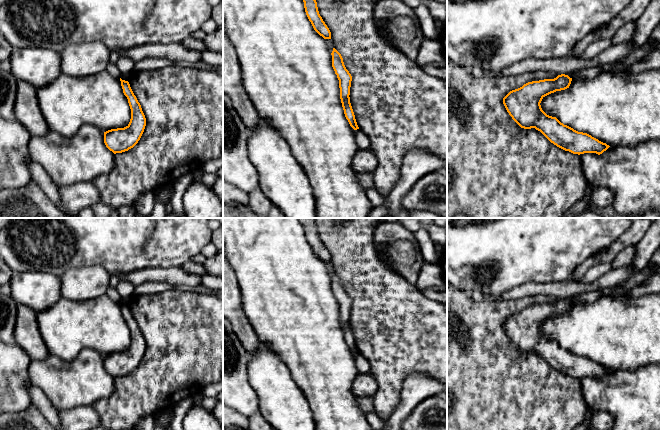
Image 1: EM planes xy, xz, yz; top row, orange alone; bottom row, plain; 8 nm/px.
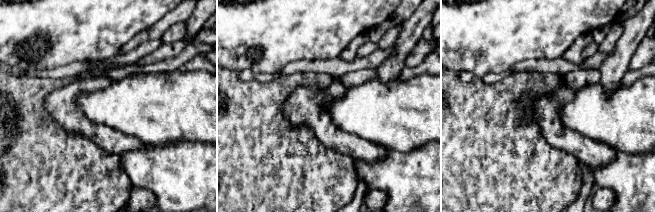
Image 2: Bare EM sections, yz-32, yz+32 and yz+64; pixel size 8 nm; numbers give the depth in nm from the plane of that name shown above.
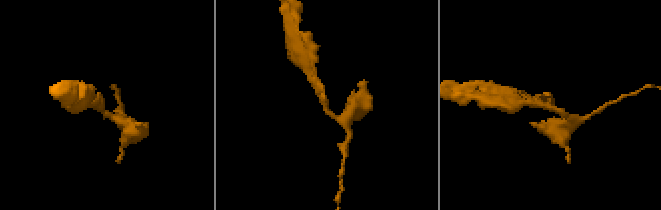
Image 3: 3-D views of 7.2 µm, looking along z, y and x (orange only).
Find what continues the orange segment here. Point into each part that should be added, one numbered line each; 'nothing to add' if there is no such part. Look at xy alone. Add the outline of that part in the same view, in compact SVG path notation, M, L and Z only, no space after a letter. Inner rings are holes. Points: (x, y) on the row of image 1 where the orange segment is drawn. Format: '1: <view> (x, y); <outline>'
nothing to add

